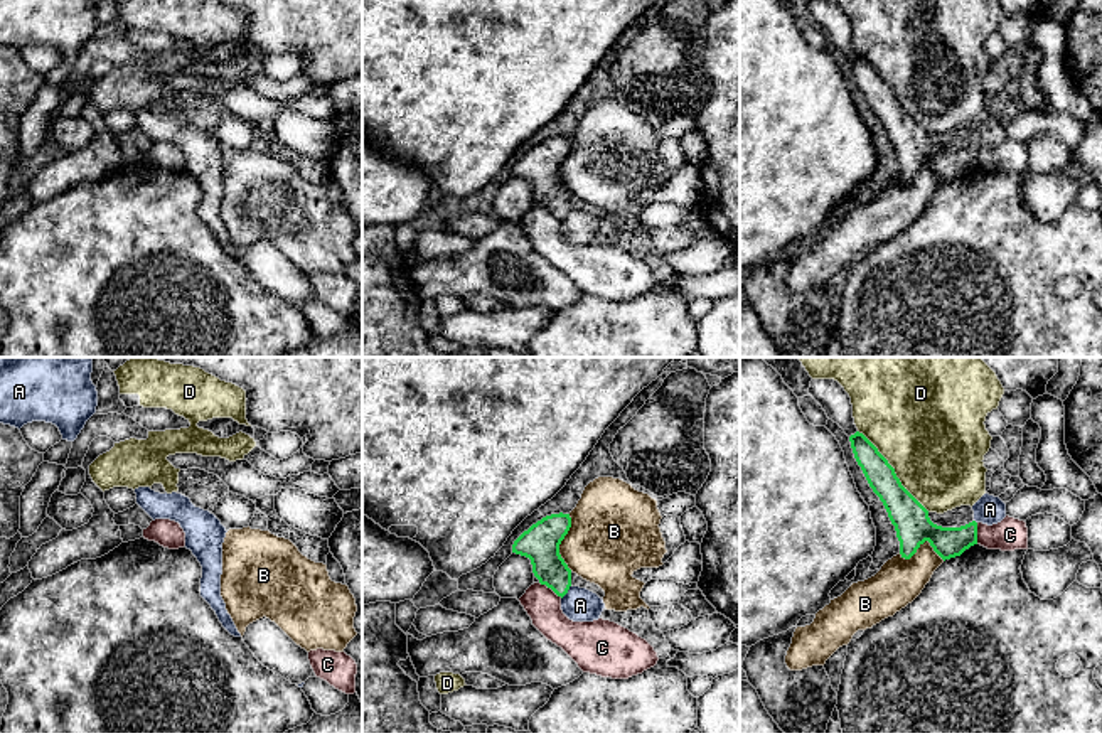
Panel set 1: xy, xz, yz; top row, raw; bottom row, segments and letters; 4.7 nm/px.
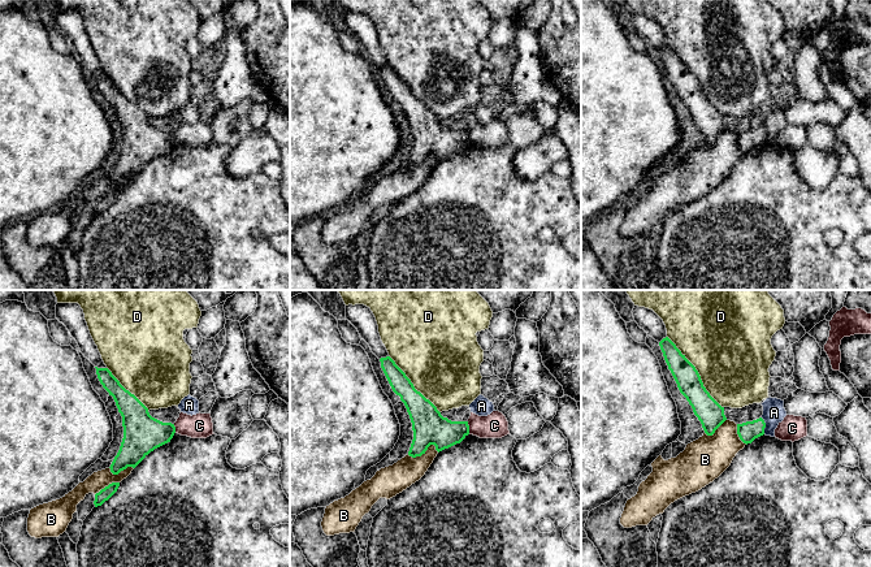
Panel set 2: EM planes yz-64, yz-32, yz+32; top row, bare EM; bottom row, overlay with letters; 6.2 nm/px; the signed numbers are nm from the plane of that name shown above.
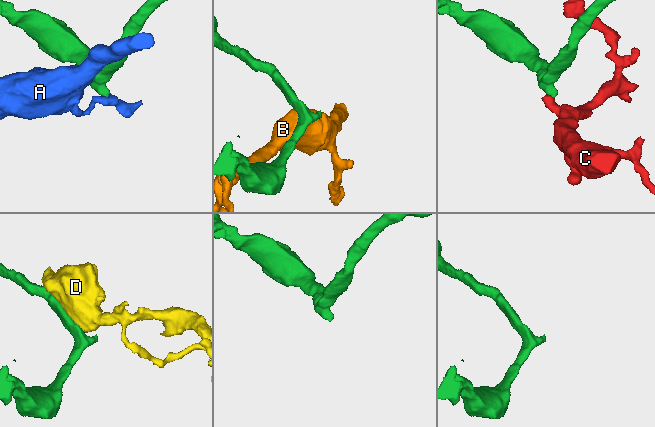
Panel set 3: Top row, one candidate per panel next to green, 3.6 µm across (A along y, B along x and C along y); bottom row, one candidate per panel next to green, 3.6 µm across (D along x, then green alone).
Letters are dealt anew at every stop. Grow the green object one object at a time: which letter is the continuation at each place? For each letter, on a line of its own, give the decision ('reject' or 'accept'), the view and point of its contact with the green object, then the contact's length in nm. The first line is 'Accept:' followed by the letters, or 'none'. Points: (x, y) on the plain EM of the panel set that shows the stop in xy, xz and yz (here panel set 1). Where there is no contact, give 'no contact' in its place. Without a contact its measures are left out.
Accept: none
A: reject | xz (567, 214) | 80 nm
B: reject | xz (560, 165) | 280 nm
C: reject | xz (551, 211) | 130 nm
D: reject | yz (893, 93) | 500 nm

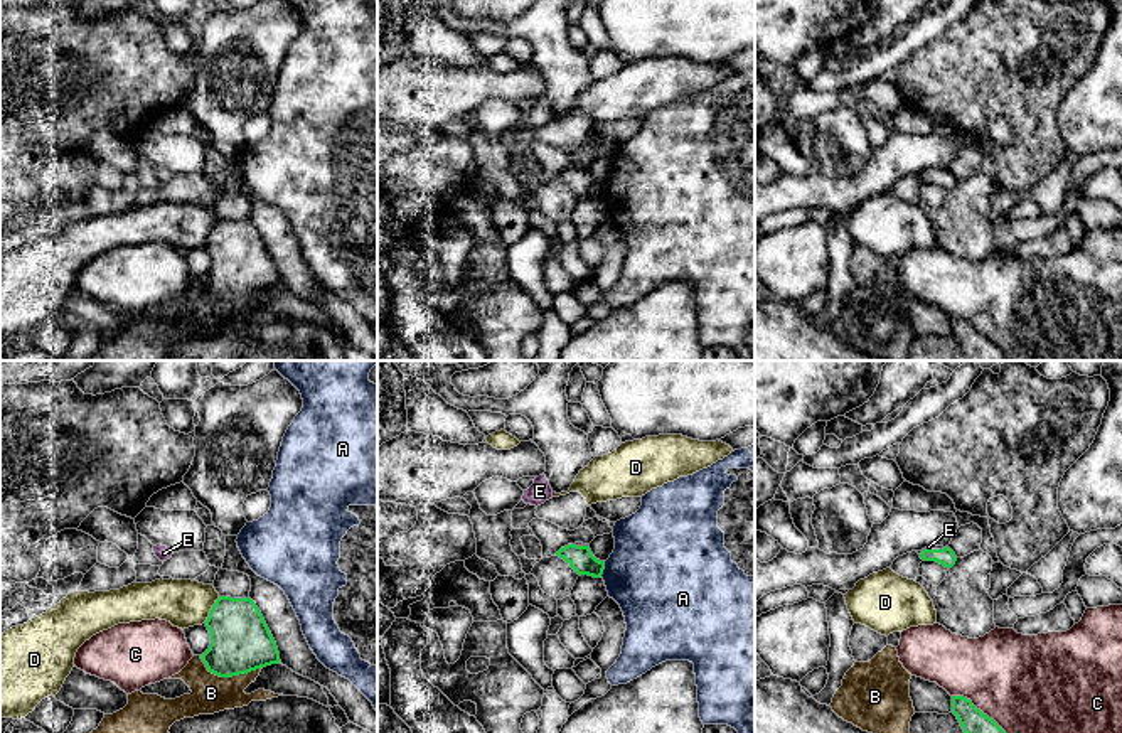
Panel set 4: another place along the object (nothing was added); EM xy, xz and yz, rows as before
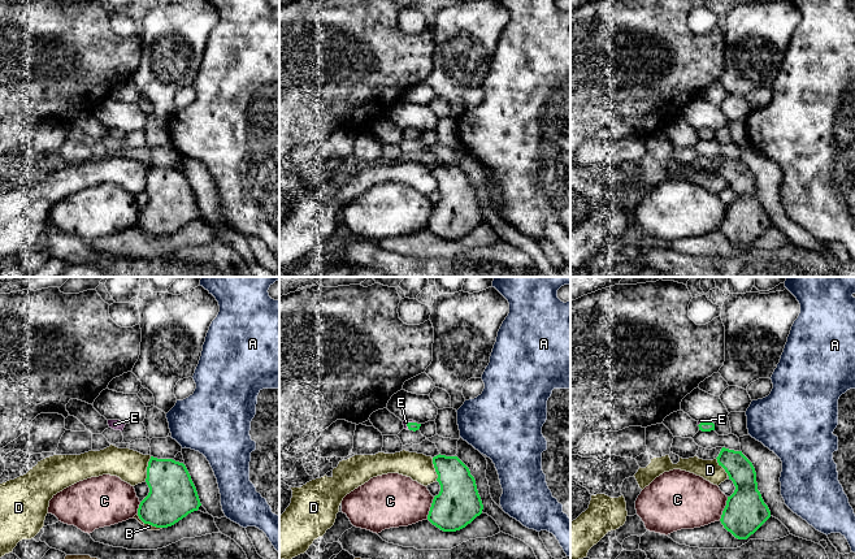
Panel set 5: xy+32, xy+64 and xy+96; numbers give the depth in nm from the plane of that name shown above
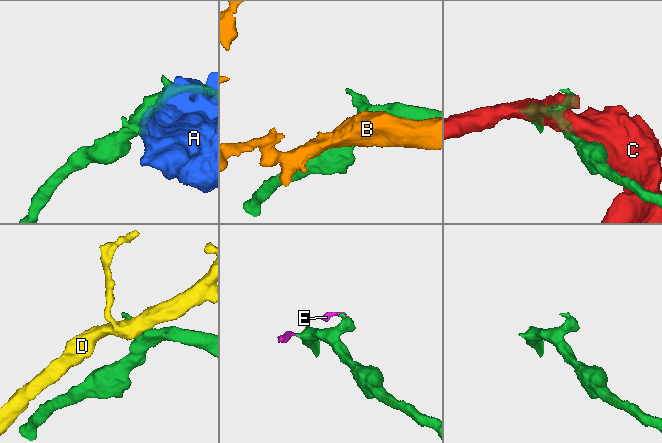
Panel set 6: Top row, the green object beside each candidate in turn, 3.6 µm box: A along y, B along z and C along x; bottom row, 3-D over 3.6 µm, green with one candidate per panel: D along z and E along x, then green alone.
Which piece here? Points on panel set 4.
Accept: E
A: reject | xz (603, 191) | 80 nm
B: reject | xy (228, 299) | 300 nm
C: reject | yz (979, 332) | 340 nm
D: reject | xy (211, 233) | 150 nm
E: accept | yz (930, 172) | 120 nm

